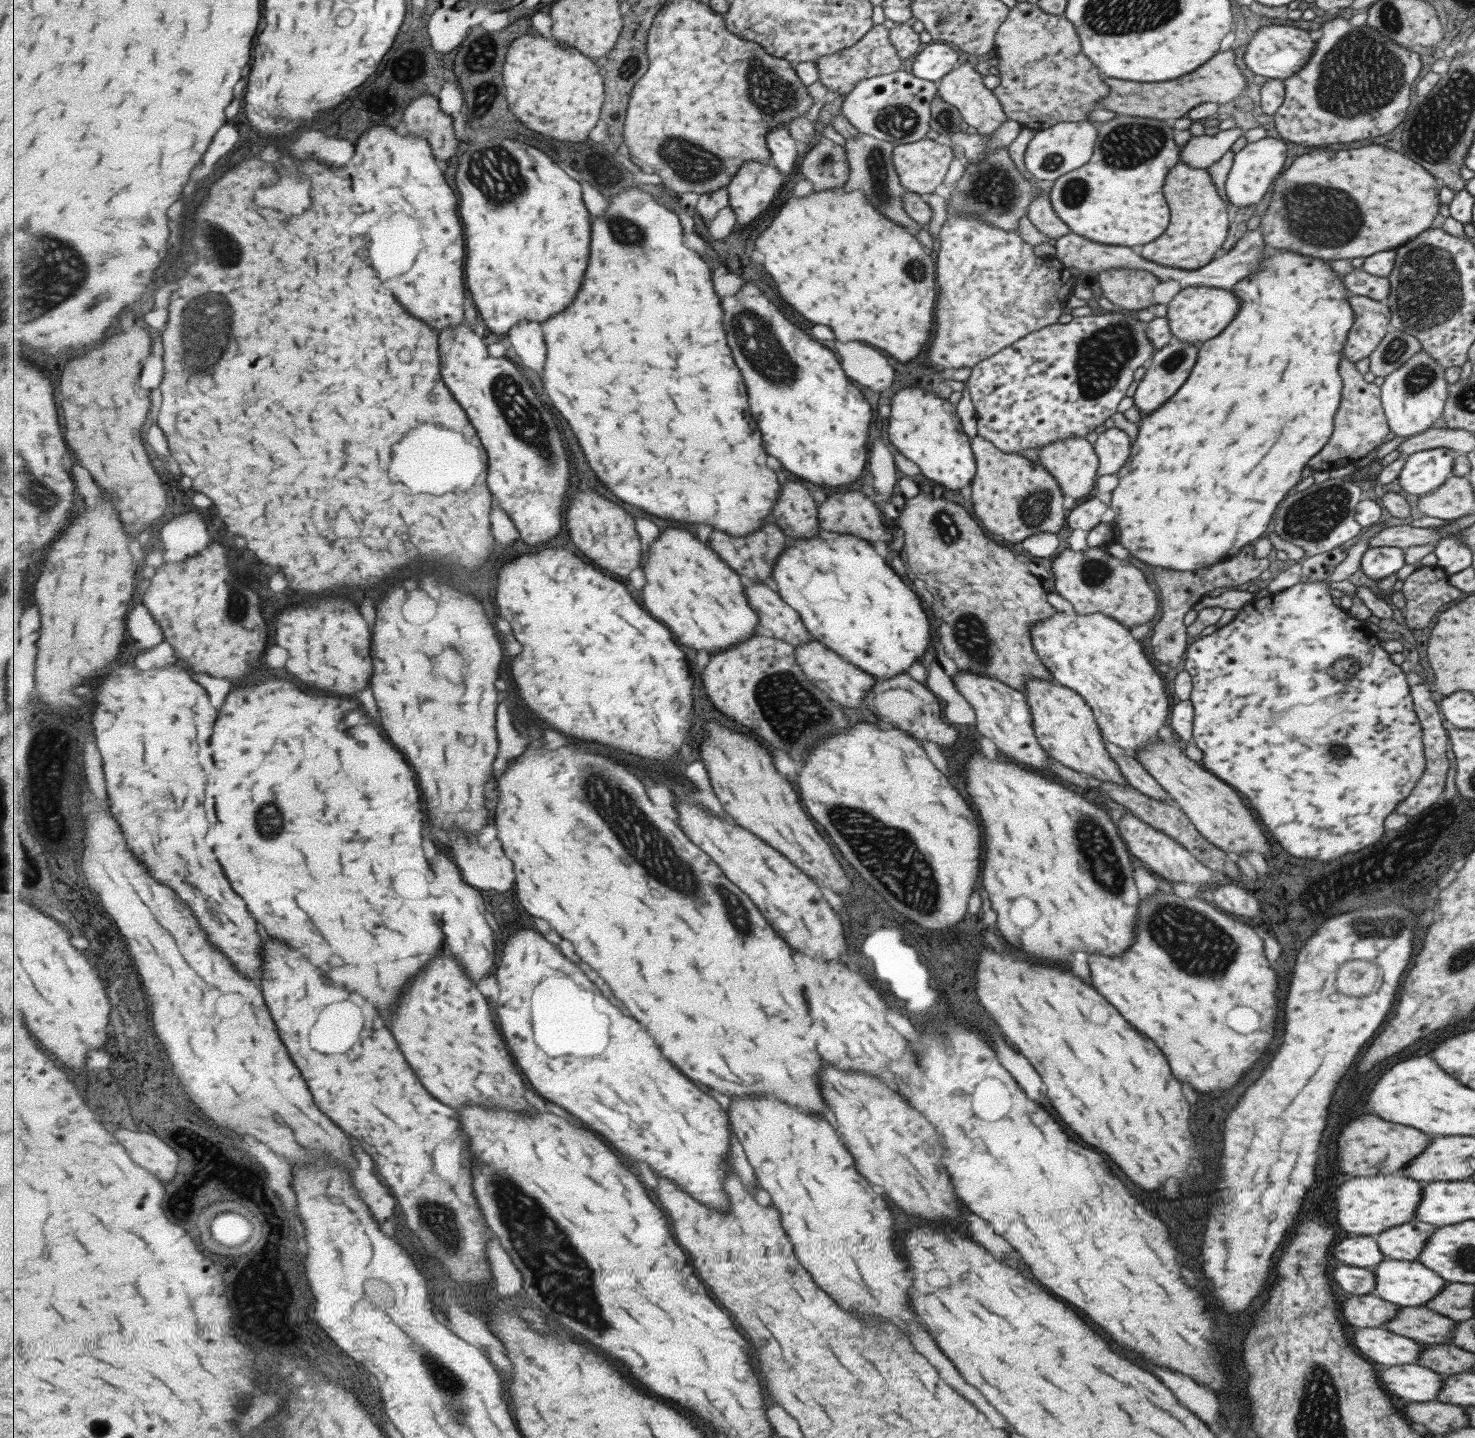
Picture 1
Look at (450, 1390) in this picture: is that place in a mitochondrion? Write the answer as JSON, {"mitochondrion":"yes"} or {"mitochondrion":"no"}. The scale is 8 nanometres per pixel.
{"mitochondrion":"yes"}

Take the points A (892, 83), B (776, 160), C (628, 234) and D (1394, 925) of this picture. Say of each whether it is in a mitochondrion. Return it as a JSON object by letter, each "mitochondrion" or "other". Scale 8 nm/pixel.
{"A":"other","B":"other","C":"mitochondrion","D":"mitochondrion"}

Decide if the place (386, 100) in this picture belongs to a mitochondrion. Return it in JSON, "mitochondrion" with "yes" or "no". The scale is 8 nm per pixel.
{"mitochondrion":"no"}

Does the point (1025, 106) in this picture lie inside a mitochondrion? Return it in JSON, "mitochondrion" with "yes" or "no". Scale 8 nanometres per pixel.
{"mitochondrion":"no"}

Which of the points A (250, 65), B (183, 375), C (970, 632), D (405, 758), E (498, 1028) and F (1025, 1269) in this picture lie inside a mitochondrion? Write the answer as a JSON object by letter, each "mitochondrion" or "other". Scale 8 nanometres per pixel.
{"A":"other","B":"mitochondrion","C":"mitochondrion","D":"other","E":"other","F":"other"}

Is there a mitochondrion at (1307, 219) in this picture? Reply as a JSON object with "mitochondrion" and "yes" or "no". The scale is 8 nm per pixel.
{"mitochondrion":"yes"}

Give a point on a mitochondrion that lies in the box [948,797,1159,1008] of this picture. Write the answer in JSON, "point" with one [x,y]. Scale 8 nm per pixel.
{"point":[1095,842]}

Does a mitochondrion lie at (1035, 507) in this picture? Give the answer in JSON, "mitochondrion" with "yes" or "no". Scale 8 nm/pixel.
{"mitochondrion":"yes"}

